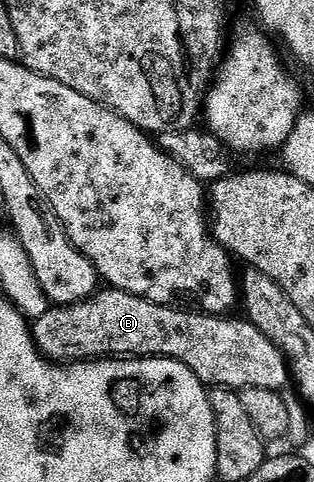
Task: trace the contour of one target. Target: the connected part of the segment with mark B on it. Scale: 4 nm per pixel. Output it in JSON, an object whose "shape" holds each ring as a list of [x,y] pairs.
{"shape":[[[100,288],[95,291],[91,297],[81,300],[80,302],[74,302],[68,306],[56,306],[52,305],[45,312],[45,316],[34,319],[30,323],[31,335],[35,341],[35,347],[44,354],[46,358],[50,358],[53,362],[60,364],[66,364],[70,361],[73,362],[86,362],[88,360],[94,360],[96,358],[130,358],[132,356],[137,358],[172,358],[177,360],[181,364],[185,364],[189,369],[199,377],[204,386],[208,388],[214,388],[217,386],[230,386],[232,390],[238,390],[240,392],[248,390],[249,388],[265,388],[266,390],[278,390],[284,389],[283,385],[289,382],[289,363],[287,357],[283,355],[279,350],[277,344],[273,340],[269,340],[266,336],[256,328],[256,326],[246,320],[240,320],[231,318],[235,316],[216,316],[214,314],[205,314],[202,312],[192,312],[187,310],[174,310],[176,307],[171,304],[164,304],[161,302],[151,302],[148,298],[142,298],[141,296],[133,296],[129,292],[124,290],[116,290],[114,288]]]}

